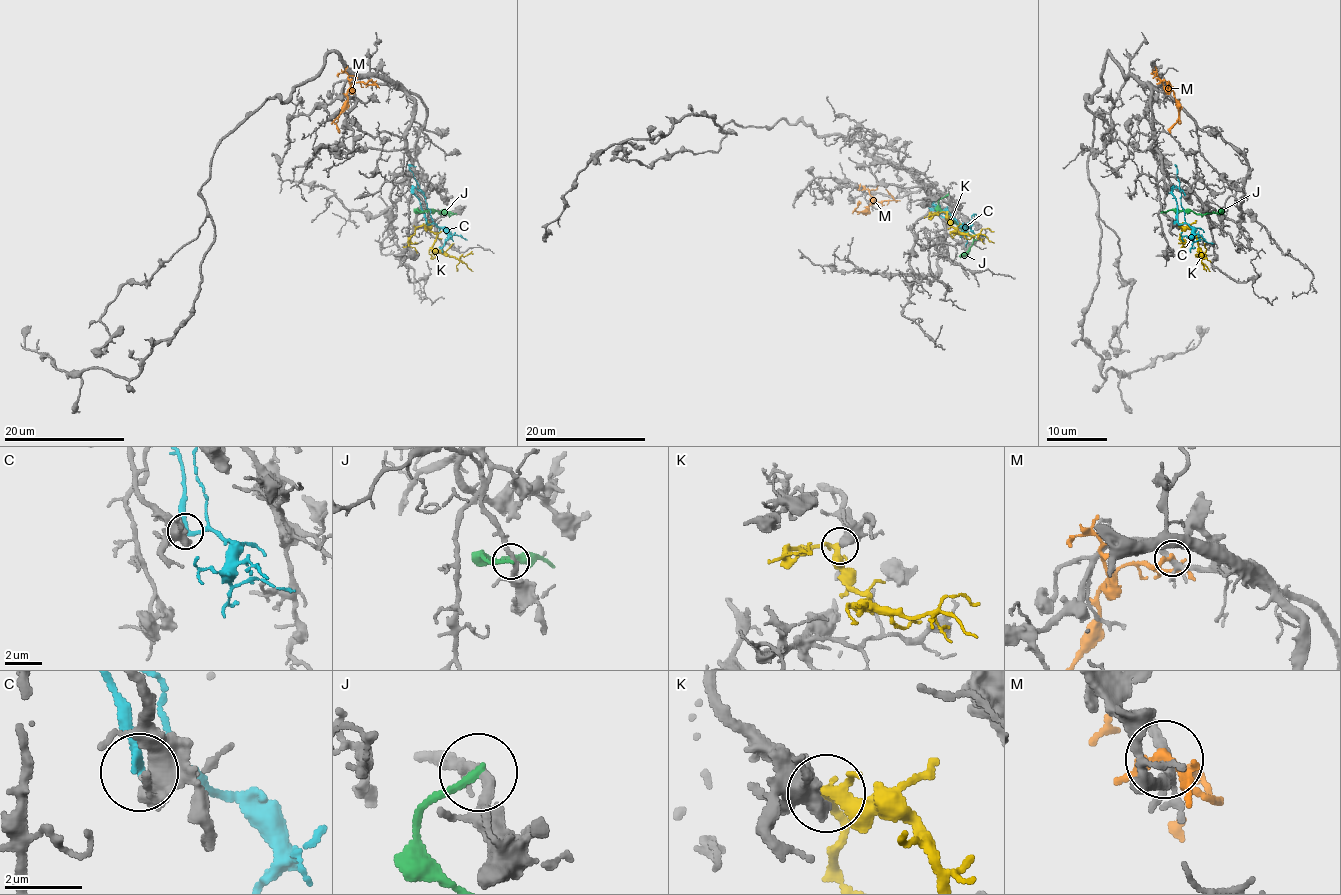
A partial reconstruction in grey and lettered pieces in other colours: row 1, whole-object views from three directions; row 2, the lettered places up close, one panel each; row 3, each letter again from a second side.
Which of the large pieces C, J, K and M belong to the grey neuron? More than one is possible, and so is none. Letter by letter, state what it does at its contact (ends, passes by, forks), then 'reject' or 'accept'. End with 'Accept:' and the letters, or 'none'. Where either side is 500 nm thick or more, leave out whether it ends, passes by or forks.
C: it passes by; reject
J: it ends; reject
K: it forks; accept
M: it forks; reject
Accept: K

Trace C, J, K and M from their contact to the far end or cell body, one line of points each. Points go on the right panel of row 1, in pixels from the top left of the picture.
C: (1177, 224), (1177, 201), (1173, 191), (1180, 188), (1176, 167)
J: (1162, 212), (1224, 212)
K: (1179, 226), (1189, 227), (1197, 236), (1203, 254), (1201, 262), (1210, 271)
M: (1163, 81), (1174, 93), (1179, 118), (1170, 133)

